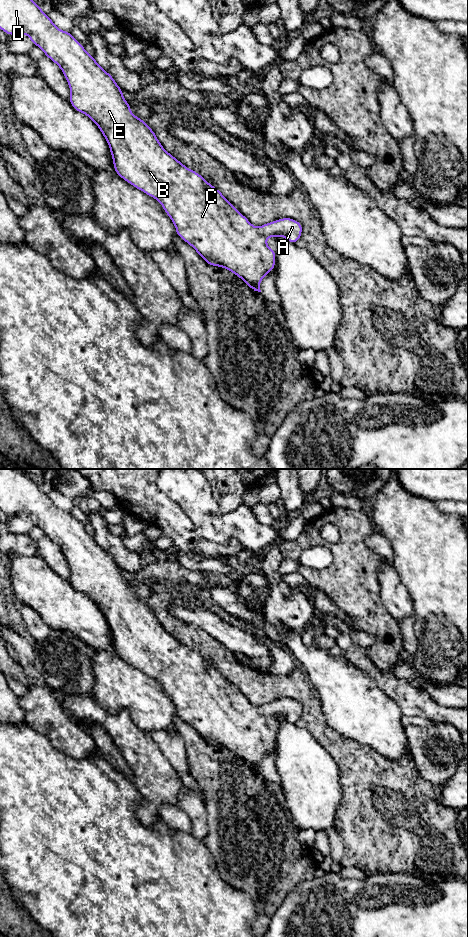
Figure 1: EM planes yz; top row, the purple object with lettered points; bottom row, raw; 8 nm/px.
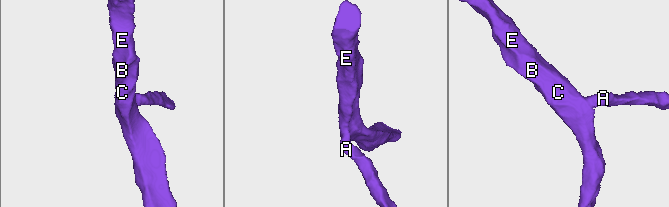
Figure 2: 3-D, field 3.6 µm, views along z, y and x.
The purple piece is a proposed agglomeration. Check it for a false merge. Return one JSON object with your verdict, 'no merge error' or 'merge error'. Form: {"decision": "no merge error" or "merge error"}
{"decision": "no merge error"}

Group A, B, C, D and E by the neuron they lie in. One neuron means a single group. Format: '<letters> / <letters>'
A B C D E

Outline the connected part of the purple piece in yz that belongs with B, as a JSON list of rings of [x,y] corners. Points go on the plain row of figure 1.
[[[0,469],[0,509],[8,515],[27,515],[33,525],[41,528],[45,536],[60,547],[70,567],[69,581],[71,585],[76,591],[87,595],[99,607],[109,625],[116,654],[135,668],[155,678],[172,700],[176,707],[176,714],[192,726],[208,745],[228,749],[241,758],[252,770],[261,772],[260,761],[275,748],[276,739],[276,732],[268,727],[266,719],[282,716],[295,724],[302,714],[302,704],[285,697],[258,708],[252,705],[218,669],[163,628],[146,601],[131,593],[130,585],[113,557],[98,545],[94,537],[86,532],[83,525],[73,517],[71,512],[57,508],[28,474],[17,469]]]

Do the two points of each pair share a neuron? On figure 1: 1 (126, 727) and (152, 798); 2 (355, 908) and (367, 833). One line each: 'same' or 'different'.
1: same
2: different

